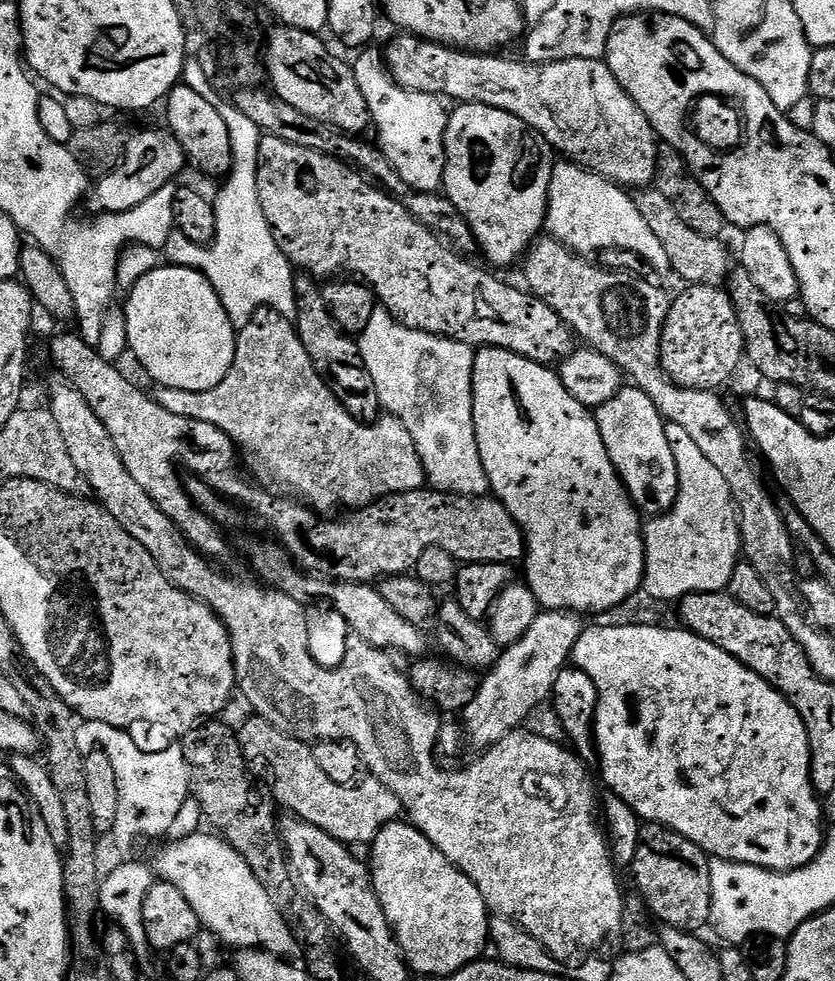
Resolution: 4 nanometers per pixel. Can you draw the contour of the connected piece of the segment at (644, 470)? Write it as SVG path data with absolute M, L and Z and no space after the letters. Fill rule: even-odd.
M624 386L610 402L595 409L594 415L602 442L606 442L606 454L610 454L610 462L614 462L632 503L645 517L663 516L678 498L678 465L674 463L664 429L666 421L658 407L640 388Z

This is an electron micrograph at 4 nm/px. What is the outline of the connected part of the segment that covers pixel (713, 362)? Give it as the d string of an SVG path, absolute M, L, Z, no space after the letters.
M694 284L673 299L661 336L661 362L680 388L720 390L745 359L744 335L727 291L720 286Z

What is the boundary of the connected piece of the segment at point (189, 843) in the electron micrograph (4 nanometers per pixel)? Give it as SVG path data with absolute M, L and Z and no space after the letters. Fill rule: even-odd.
M196 832L193 836L184 836L181 840L169 839L164 849L156 856L154 861L154 872L163 883L174 886L182 890L182 898L190 902L194 914L199 918L201 925L208 928L224 944L229 944L232 950L242 948L261 948L264 952L269 952L281 958L291 957L292 951L297 951L298 941L289 926L282 918L278 906L274 906L274 898L266 894L266 886L258 882L254 870L246 866L246 858L238 854L228 844L228 841L219 834L207 836L204 832Z

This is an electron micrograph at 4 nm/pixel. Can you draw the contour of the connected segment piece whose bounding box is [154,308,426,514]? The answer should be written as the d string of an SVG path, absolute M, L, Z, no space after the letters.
M260 308L254 314L254 318L250 318L250 322L246 322L246 326L242 326L237 331L234 362L230 366L226 378L222 378L222 382L218 382L218 386L201 392L161 387L159 389L160 393L155 393L154 399L166 410L170 410L170 414L182 414L182 418L198 418L198 422L210 422L210 426L218 426L218 430L222 430L222 434L229 436L237 449L243 450L245 448L252 455L253 462L258 467L265 468L268 471L268 476L274 483L289 488L292 491L289 493L293 497L299 498L309 508L321 514L331 513L328 512L331 508L340 508L336 510L364 508L368 504L374 503L375 500L383 500L386 496L402 494L403 492L417 492L420 488L425 487L426 477L422 466L422 458L414 446L414 438L410 438L410 430L406 430L406 426L397 416L384 414L381 415L379 420L365 422L350 415L346 406L342 406L342 402L338 402L338 398L332 393L328 383L320 377L314 362L310 362L310 354L306 354L306 346L302 346L300 335L296 332L295 323L289 317L287 320L282 313L283 311L280 308Z

